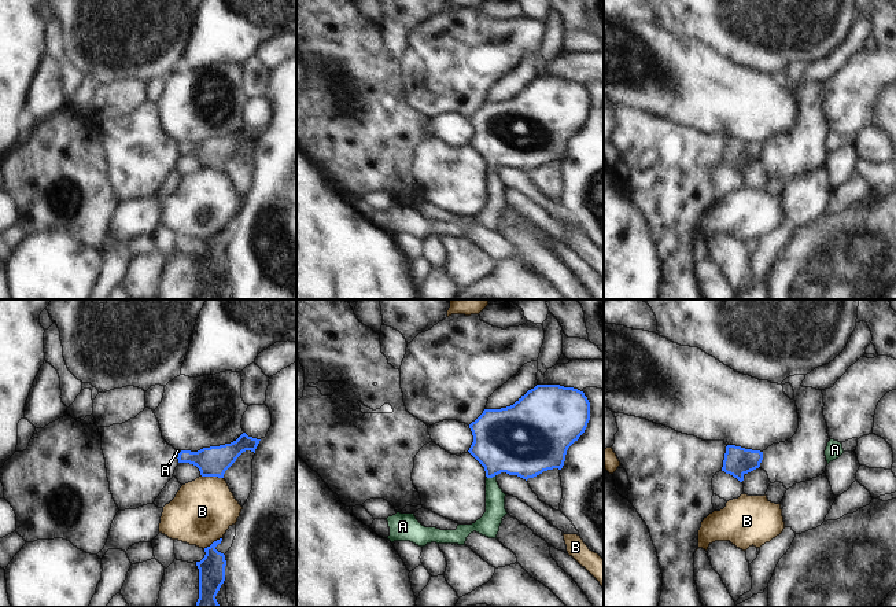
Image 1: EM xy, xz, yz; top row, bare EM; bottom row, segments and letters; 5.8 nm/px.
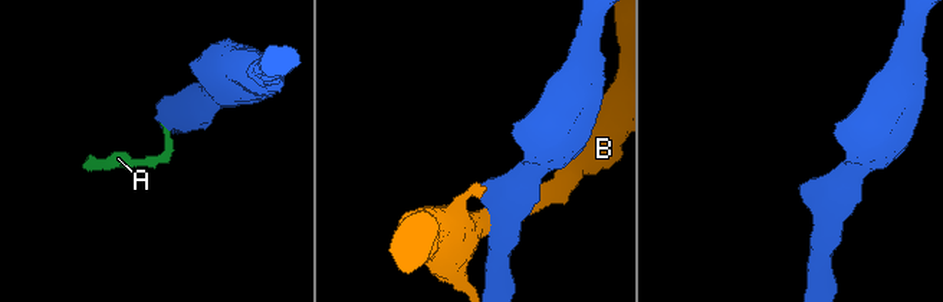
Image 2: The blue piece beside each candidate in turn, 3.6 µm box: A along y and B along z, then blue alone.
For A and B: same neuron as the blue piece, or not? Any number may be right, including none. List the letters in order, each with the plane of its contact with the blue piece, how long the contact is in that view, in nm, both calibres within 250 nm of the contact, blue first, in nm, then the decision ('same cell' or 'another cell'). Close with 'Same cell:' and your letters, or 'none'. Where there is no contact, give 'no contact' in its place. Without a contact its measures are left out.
A: meets blue in xz; contact 70 nm long; 380 nm thick on the blue side, 120 nm on the other; same cell
B: meets blue in xy; contact 140 nm long; 180 nm thick on the blue side, 360 nm on the other; another cell
Same cell: A

